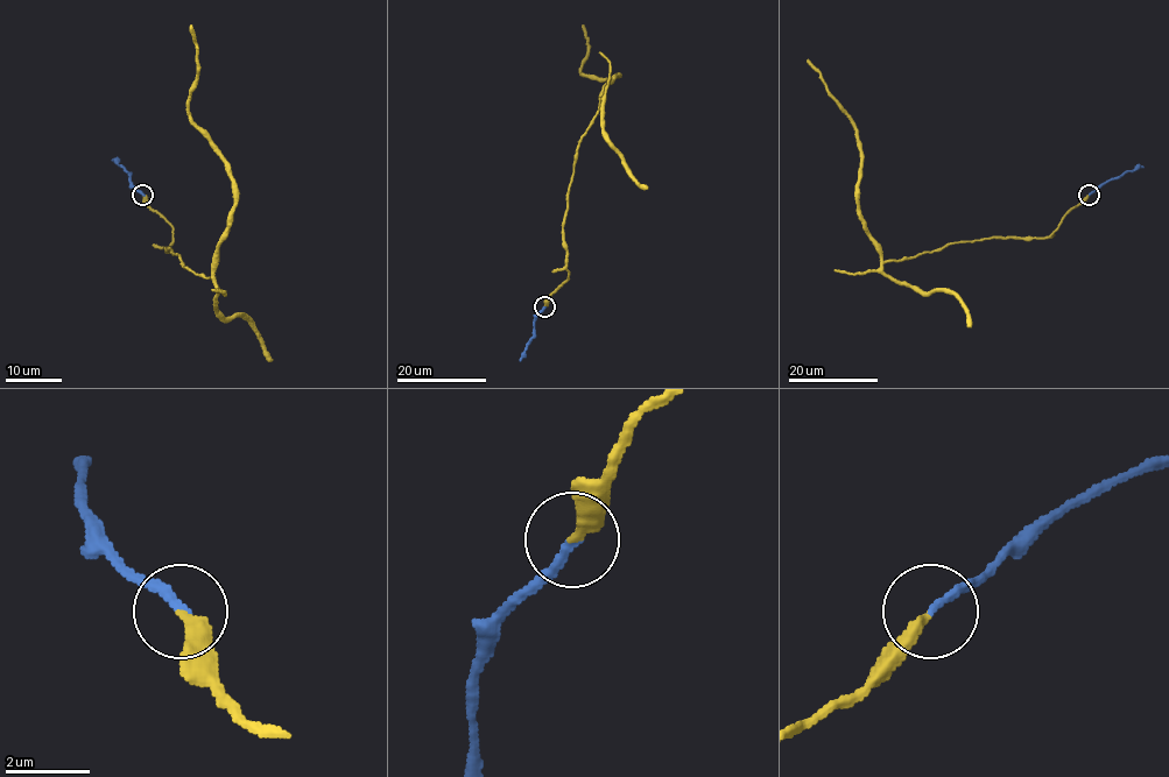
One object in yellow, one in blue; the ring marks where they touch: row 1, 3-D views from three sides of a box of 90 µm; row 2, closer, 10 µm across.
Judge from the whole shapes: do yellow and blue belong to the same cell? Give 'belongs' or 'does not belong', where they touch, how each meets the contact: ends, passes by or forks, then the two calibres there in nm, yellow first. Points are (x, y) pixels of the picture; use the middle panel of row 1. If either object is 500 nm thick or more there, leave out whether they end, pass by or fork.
belongs | (544, 306) | yellow ends | blue ends | 340/190 nm

